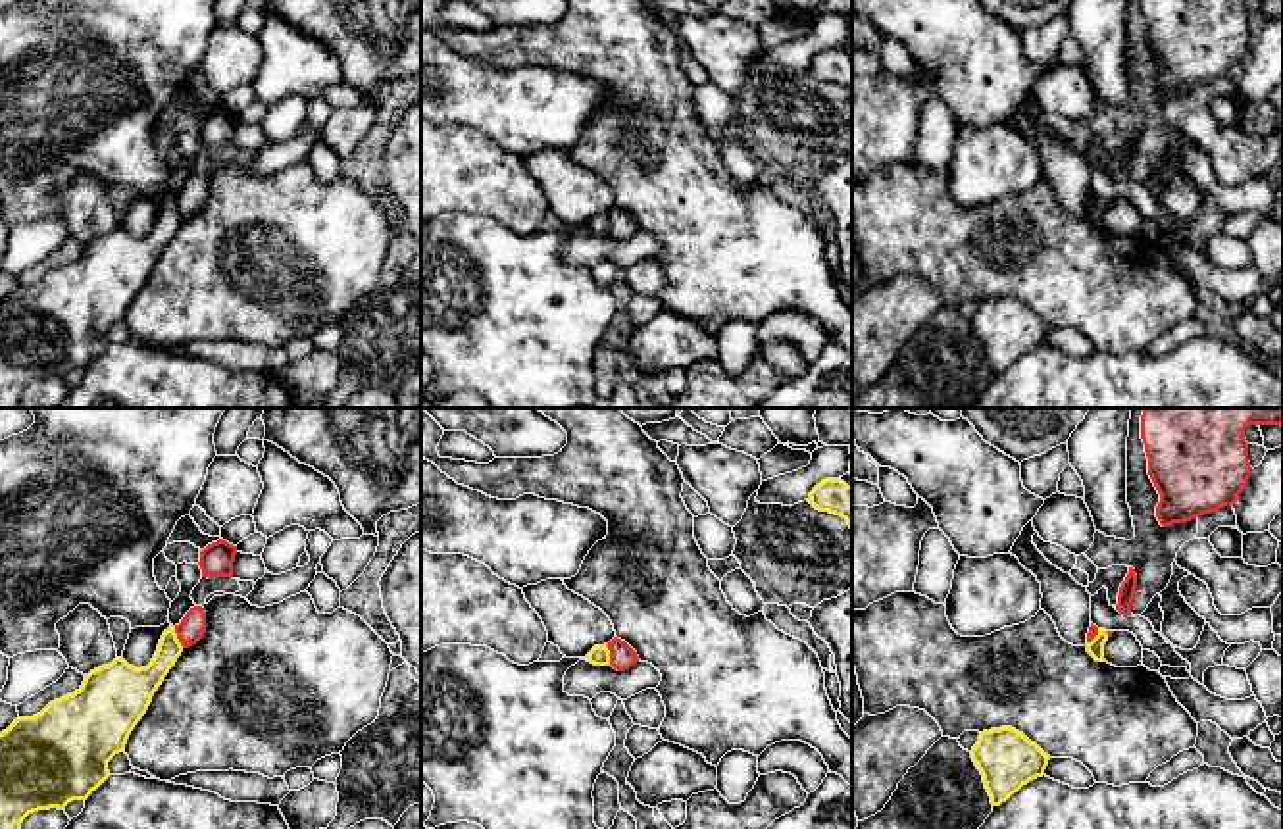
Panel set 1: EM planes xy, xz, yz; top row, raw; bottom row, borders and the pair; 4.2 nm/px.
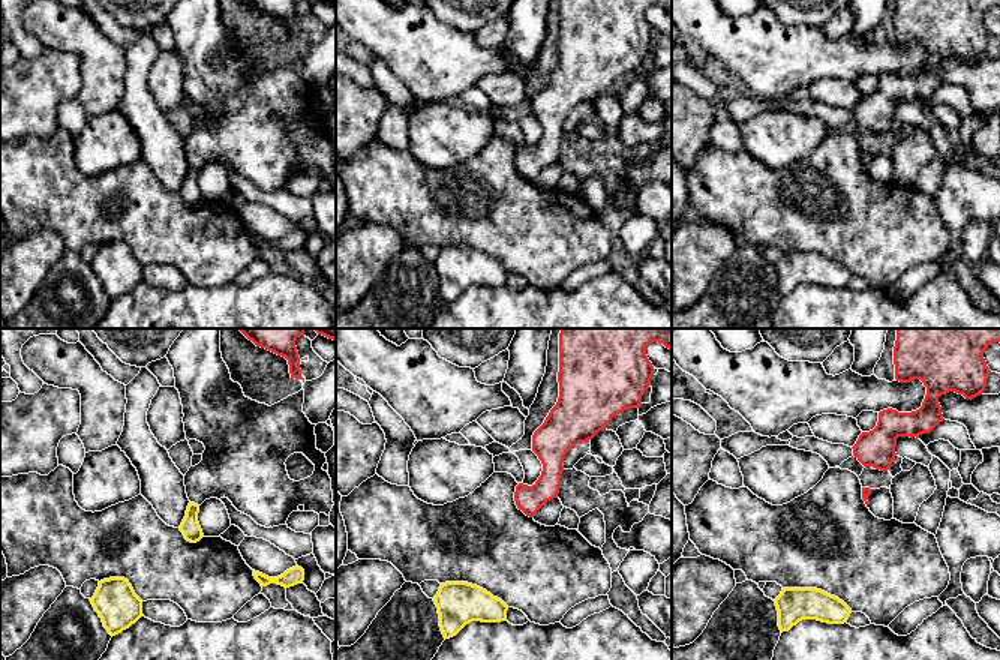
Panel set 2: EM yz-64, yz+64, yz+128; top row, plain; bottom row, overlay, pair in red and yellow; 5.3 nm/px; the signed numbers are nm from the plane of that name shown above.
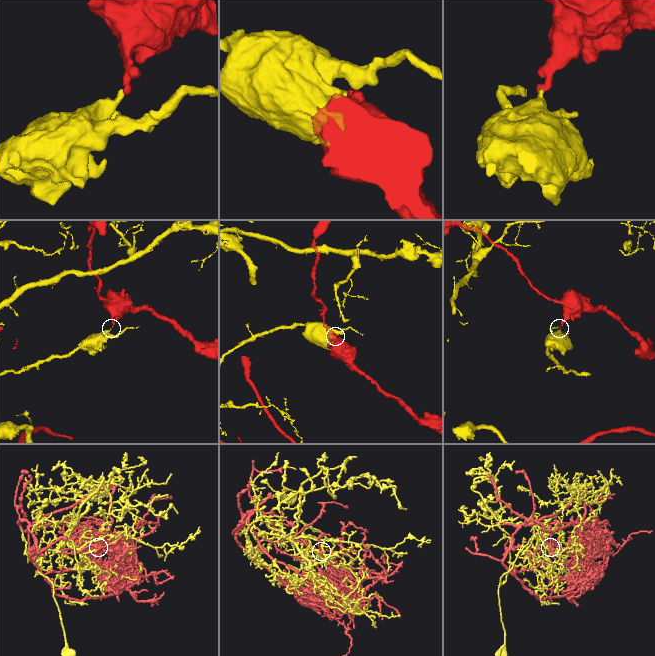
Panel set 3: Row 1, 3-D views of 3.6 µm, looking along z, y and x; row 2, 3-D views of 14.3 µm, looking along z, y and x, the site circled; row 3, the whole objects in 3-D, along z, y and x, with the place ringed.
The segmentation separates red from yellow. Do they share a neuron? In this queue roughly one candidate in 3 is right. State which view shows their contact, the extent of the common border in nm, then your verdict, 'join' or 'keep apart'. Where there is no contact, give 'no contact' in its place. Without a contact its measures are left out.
contact in xy; length 100 nm; keep apart

